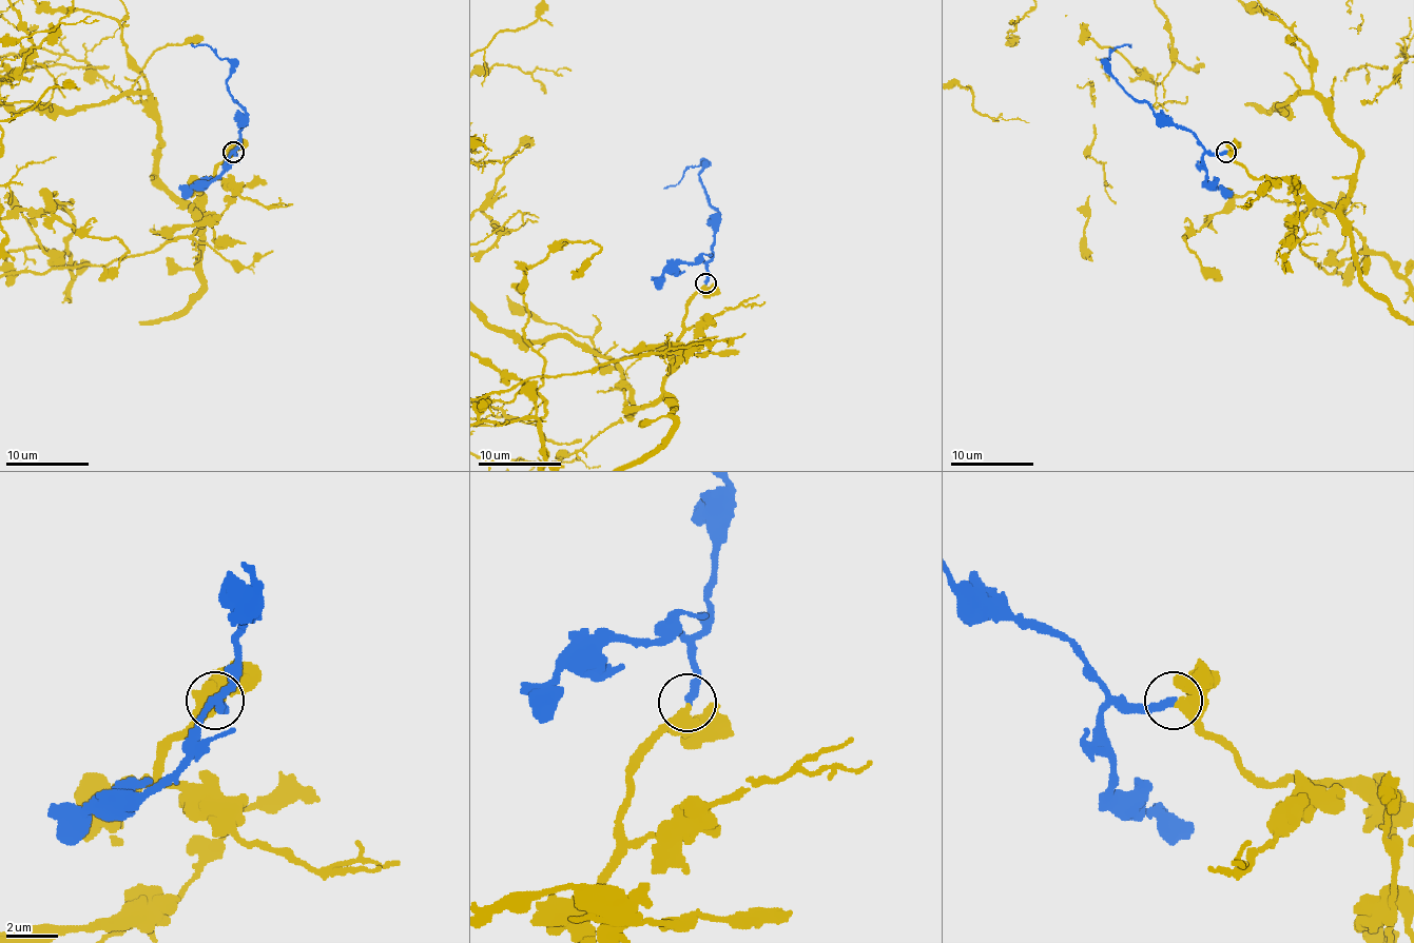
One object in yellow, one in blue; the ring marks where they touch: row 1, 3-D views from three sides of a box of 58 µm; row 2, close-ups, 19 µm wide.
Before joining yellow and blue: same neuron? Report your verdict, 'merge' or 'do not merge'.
merge

